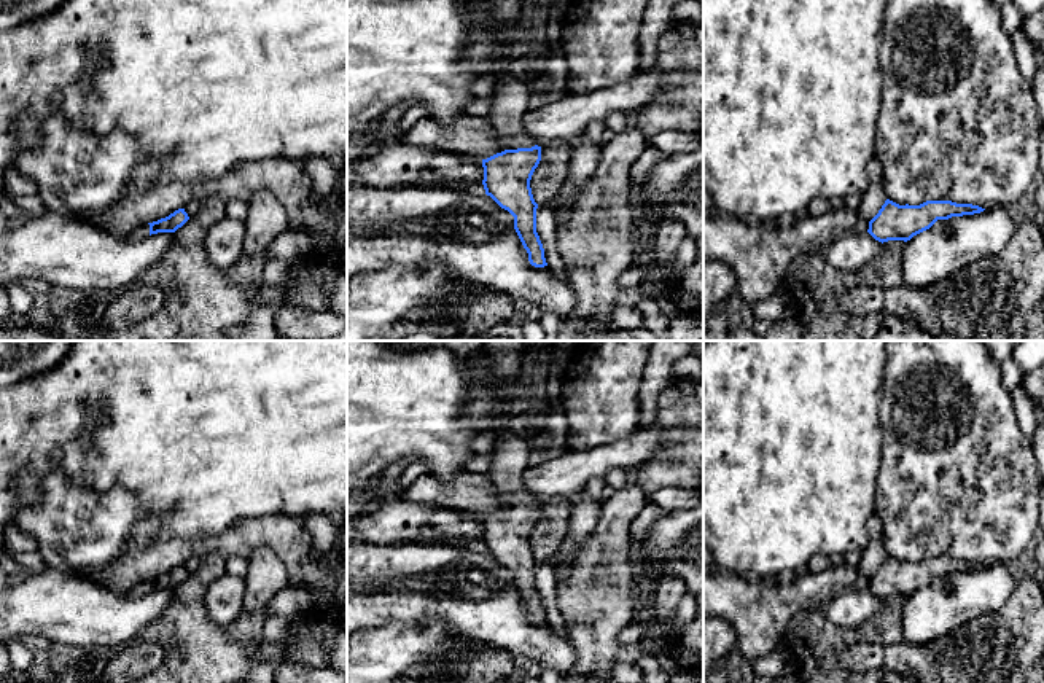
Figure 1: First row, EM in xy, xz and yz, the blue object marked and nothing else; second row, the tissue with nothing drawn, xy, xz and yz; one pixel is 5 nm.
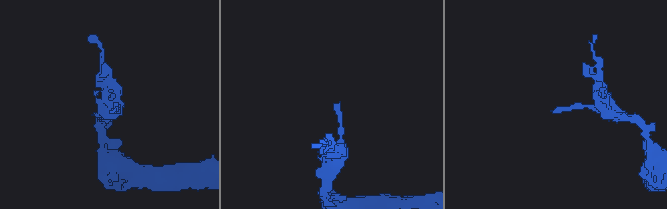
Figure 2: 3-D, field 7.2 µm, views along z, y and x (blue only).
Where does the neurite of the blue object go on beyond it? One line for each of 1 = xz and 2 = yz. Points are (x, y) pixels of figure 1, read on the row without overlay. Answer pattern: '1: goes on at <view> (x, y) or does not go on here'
1: goes on at xz (510, 452)
2: goes on at yz (759, 612)

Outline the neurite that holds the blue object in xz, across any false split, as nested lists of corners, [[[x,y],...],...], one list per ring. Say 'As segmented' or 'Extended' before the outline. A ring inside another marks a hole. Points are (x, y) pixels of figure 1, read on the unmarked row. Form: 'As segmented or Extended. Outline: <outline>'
Extended. Outline: [[[501,414],[493,423],[498,436],[492,444],[492,465],[485,474],[490,479],[490,492],[503,508],[482,516],[482,541],[485,551],[514,573],[514,586],[530,621],[544,624],[544,605],[536,589],[538,560],[530,544],[532,532],[541,517],[541,503],[522,486],[522,474],[530,466],[530,441],[509,430],[511,414]]]

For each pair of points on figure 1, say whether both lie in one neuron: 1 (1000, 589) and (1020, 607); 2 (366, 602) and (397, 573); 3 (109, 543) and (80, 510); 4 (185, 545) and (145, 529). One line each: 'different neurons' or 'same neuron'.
1: different neurons
2: same neuron
3: same neuron
4: same neuron

